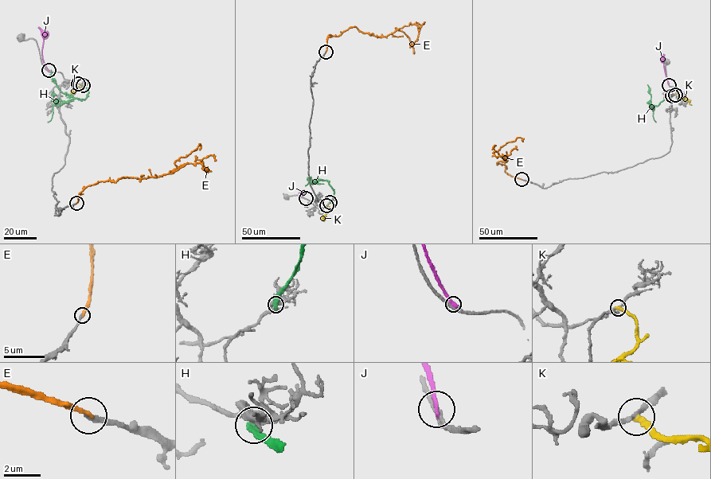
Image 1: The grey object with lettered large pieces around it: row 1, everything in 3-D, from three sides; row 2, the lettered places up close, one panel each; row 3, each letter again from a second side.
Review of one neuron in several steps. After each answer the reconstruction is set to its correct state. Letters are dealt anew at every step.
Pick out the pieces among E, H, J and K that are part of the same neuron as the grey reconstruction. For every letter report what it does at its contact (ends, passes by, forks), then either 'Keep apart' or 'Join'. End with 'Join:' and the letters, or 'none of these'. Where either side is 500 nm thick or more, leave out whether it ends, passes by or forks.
E: It ends there. Join
H: Keep apart
J: It ends there. Keep apart
K: It ends there. Keep apart
Join: E

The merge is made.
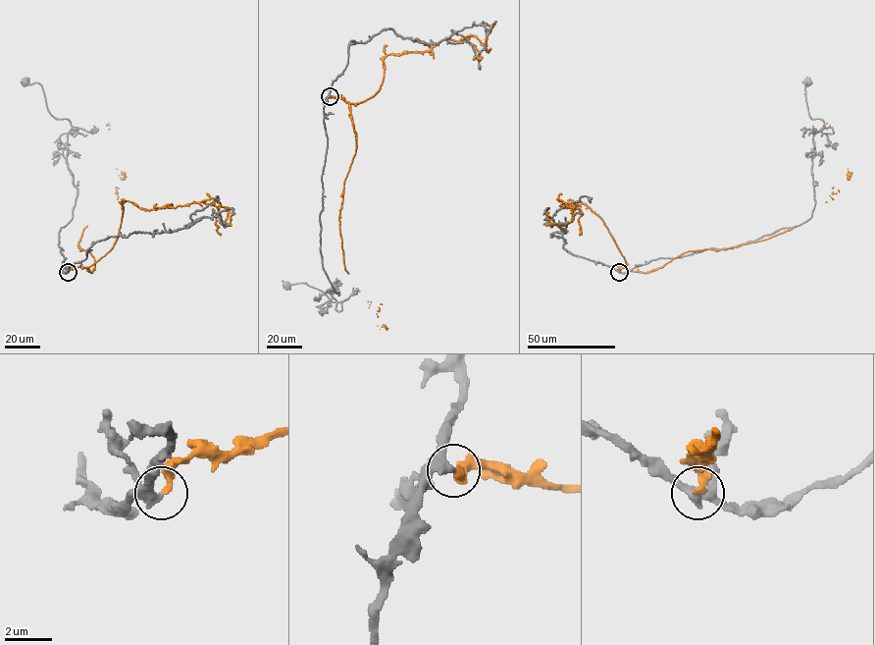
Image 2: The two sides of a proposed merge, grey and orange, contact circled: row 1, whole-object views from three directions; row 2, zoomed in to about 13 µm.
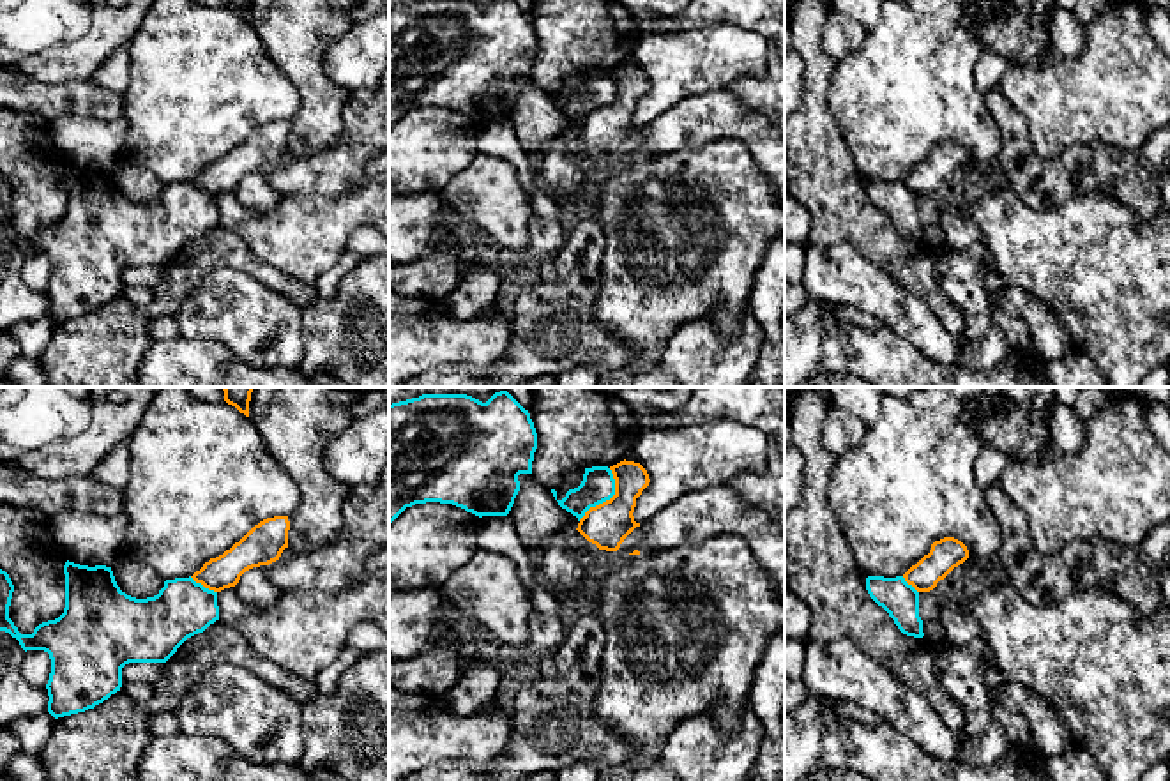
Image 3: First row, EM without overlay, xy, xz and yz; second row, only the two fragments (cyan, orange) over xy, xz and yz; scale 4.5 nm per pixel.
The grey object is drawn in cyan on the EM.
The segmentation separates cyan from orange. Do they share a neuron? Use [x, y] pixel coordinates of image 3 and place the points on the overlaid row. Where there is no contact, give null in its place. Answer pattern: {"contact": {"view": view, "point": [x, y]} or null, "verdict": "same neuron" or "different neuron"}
{"contact": {"view": "xz", "point": [608, 499]}, "verdict": "different neuron"}

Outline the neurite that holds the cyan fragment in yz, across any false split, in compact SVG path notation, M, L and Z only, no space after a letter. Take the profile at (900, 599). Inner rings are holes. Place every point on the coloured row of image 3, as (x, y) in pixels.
M868 576L866 590L889 613L903 634L914 638L924 636L919 617L919 592L903 576Z

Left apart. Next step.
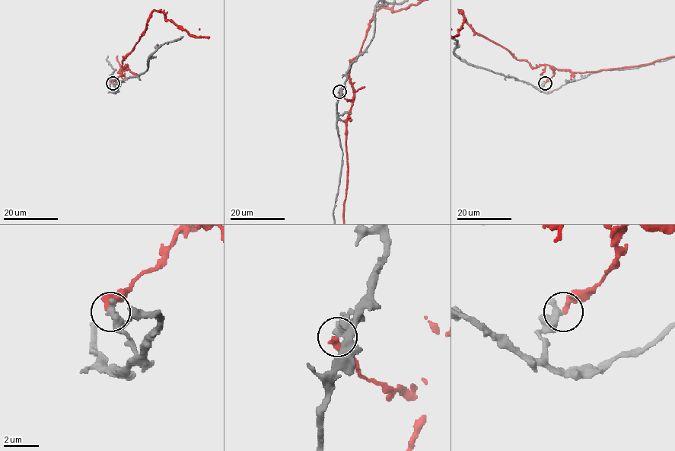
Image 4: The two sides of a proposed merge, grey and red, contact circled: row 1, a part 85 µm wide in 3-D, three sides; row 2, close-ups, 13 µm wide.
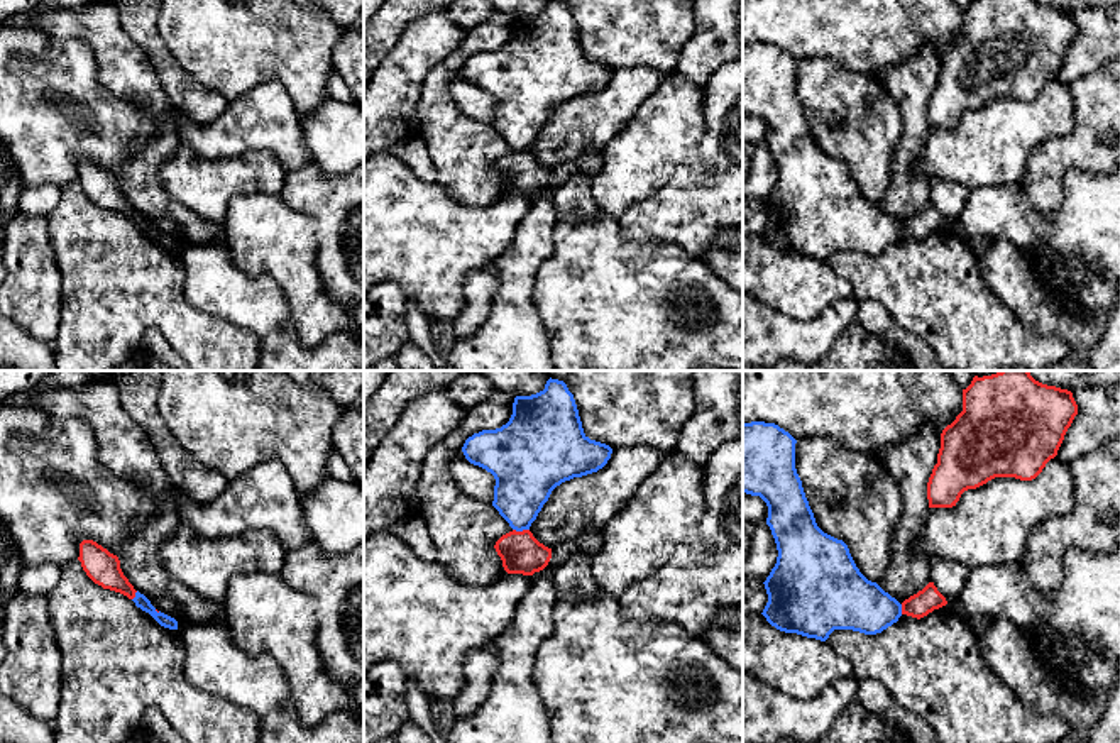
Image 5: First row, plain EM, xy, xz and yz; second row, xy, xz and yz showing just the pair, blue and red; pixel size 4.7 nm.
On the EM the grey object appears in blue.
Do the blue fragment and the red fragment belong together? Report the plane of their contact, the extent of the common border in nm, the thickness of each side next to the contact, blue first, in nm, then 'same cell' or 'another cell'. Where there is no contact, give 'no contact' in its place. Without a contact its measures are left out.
contact in xz; length 80 nm; calibres 280 and 190 nm; another cell

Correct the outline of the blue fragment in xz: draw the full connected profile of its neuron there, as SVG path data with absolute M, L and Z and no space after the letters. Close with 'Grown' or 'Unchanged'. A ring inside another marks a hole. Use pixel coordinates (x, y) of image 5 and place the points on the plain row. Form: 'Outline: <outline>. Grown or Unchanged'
Outline: M548 0L543 12L516 17L509 42L474 54L462 73L494 96L492 127L523 152L557 107L597 93L612 69L584 54L574 15L563 2Z. Unchanged

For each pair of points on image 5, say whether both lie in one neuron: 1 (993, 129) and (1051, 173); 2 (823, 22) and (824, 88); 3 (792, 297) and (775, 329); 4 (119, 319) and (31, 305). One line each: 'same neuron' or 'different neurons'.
1: different neurons
2: different neurons
3: different neurons
4: different neurons

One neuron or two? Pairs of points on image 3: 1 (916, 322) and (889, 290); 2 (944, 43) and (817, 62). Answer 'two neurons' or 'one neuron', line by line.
1: one neuron
2: two neurons

